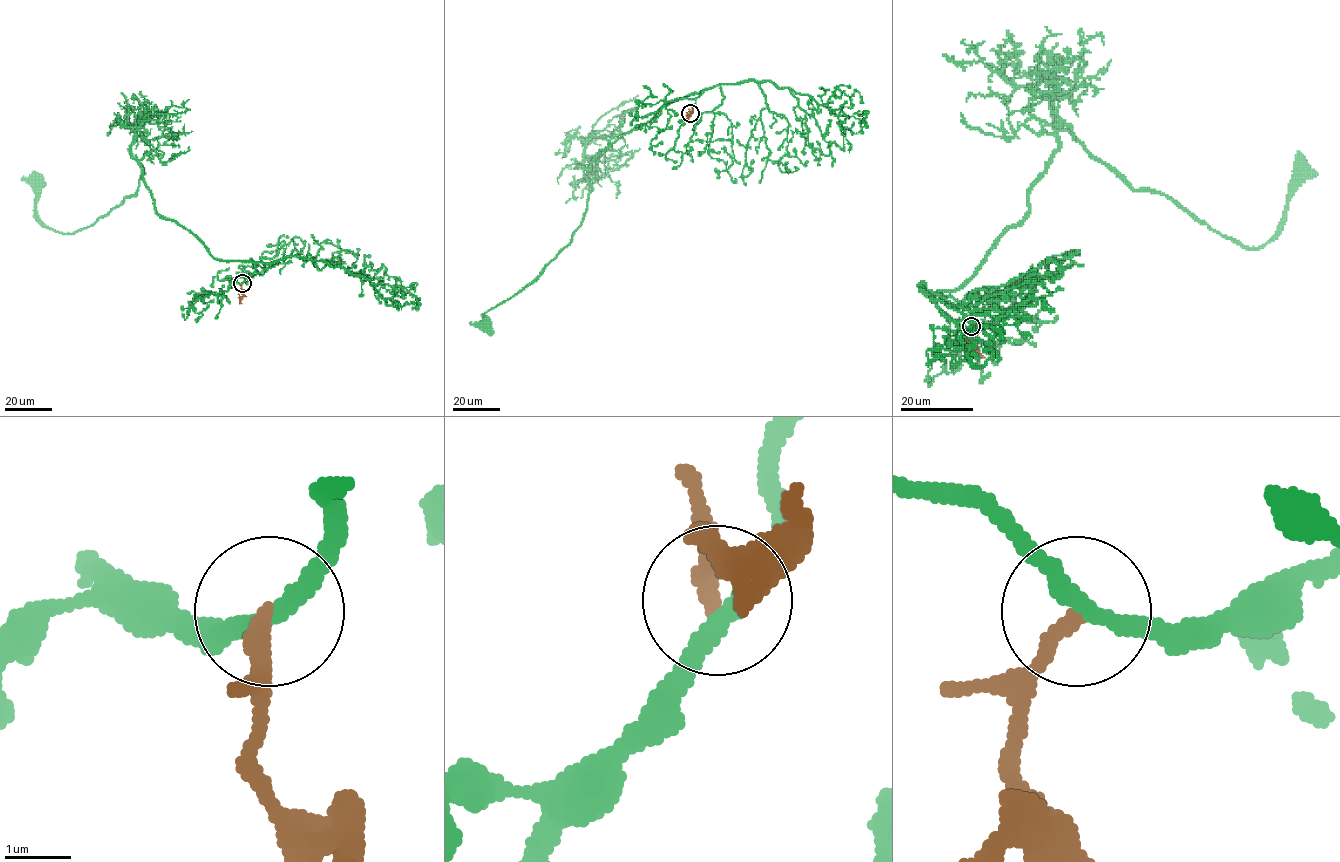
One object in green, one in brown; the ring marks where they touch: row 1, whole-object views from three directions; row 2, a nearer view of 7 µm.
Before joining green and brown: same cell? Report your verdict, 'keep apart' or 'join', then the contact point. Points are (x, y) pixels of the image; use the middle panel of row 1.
keep apart; place (690, 113)

